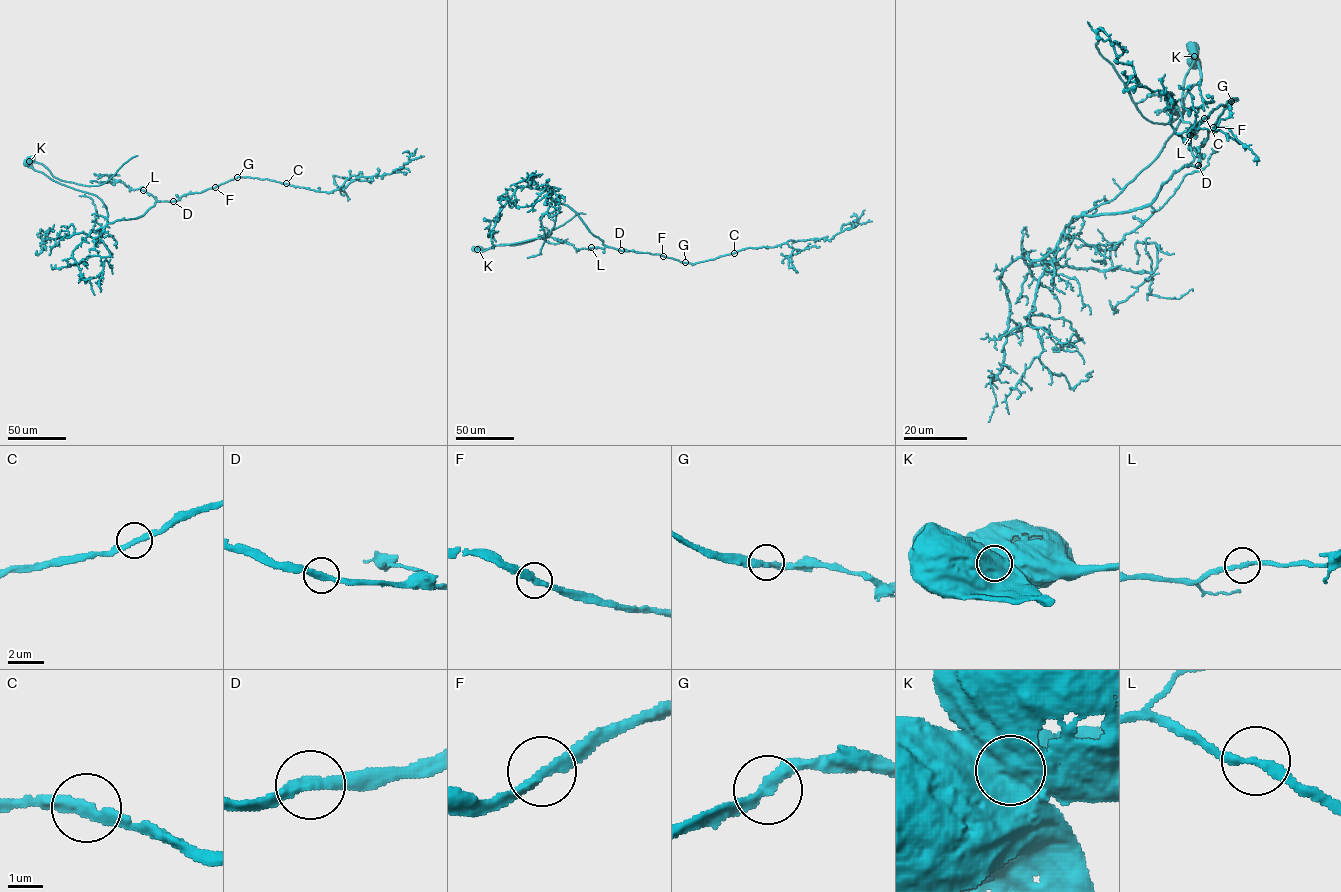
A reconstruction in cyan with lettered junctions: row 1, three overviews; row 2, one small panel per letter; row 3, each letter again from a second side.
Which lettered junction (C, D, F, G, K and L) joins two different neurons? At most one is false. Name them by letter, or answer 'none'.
K

